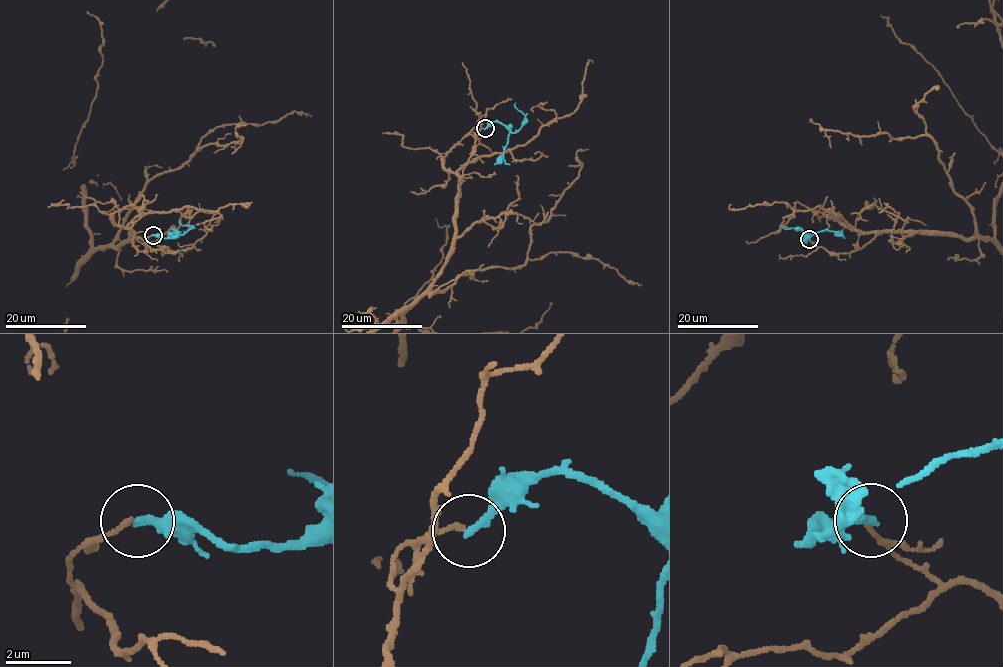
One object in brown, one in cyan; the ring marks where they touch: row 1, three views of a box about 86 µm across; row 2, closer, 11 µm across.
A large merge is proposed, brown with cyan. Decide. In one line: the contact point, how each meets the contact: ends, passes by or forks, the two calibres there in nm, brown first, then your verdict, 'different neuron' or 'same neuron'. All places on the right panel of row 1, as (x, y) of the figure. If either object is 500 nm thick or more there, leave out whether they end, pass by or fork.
place (809, 239); brown ends; cyan ends; calibres 150 and 260 nm; different neuron

